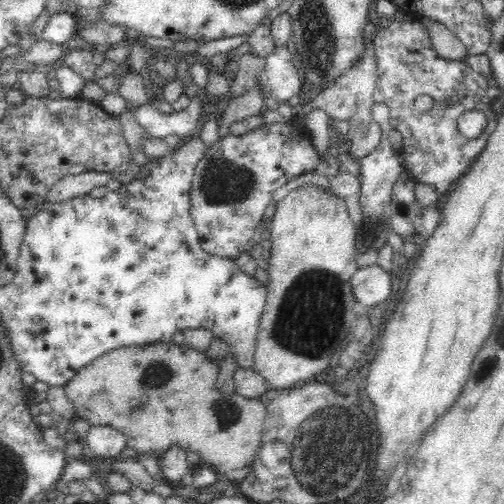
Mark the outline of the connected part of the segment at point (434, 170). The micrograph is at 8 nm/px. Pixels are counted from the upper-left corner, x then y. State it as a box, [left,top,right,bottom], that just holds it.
[370,22,496,194]

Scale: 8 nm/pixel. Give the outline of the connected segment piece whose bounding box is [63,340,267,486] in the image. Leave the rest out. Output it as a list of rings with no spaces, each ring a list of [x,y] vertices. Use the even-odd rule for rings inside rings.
[[[171,340],[166,342],[152,342],[140,346],[122,346],[110,350],[106,354],[102,354],[96,360],[92,360],[90,364],[78,369],[78,372],[72,376],[72,380],[63,386],[65,396],[68,401],[73,404],[76,417],[86,419],[91,425],[106,425],[115,429],[120,429],[124,433],[126,446],[136,450],[138,454],[160,454],[167,448],[172,446],[184,448],[187,451],[194,451],[201,457],[201,462],[211,464],[211,467],[218,473],[220,478],[225,479],[229,483],[237,484],[245,480],[252,472],[252,466],[255,462],[256,453],[261,443],[263,424],[267,413],[266,407],[260,398],[245,398],[234,392],[232,394],[222,394],[215,387],[216,378],[218,376],[218,365],[212,359],[206,357],[204,353],[188,346],[186,343],[176,345]]]

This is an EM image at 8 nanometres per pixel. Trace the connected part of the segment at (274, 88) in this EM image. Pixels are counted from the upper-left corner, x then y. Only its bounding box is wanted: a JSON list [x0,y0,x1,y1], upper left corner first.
[264,46,304,103]

